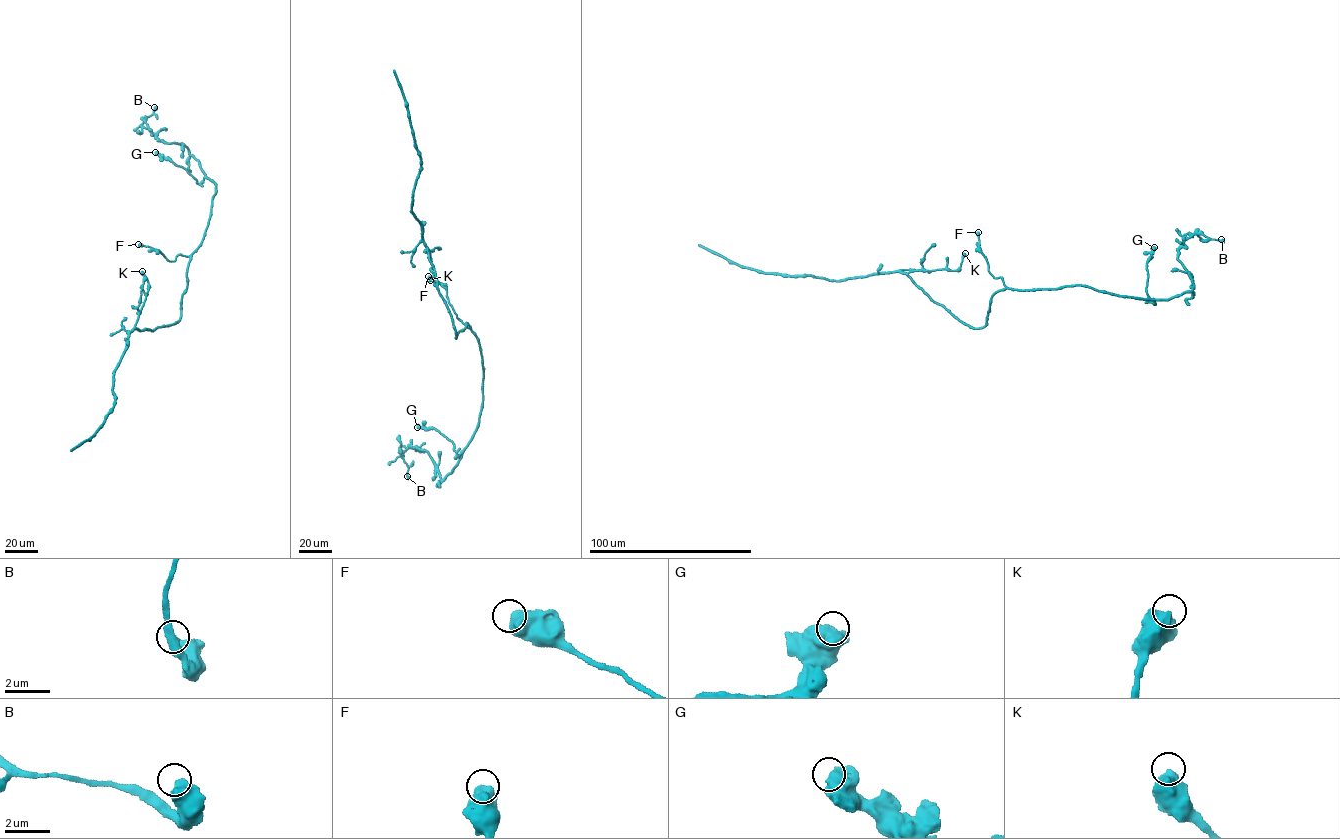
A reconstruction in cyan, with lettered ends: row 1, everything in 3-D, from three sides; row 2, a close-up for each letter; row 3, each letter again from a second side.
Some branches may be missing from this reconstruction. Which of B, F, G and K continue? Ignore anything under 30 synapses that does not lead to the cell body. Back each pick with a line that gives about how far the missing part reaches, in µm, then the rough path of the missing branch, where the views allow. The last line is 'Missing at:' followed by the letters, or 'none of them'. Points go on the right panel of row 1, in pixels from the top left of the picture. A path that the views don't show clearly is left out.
Missing at: none of them

